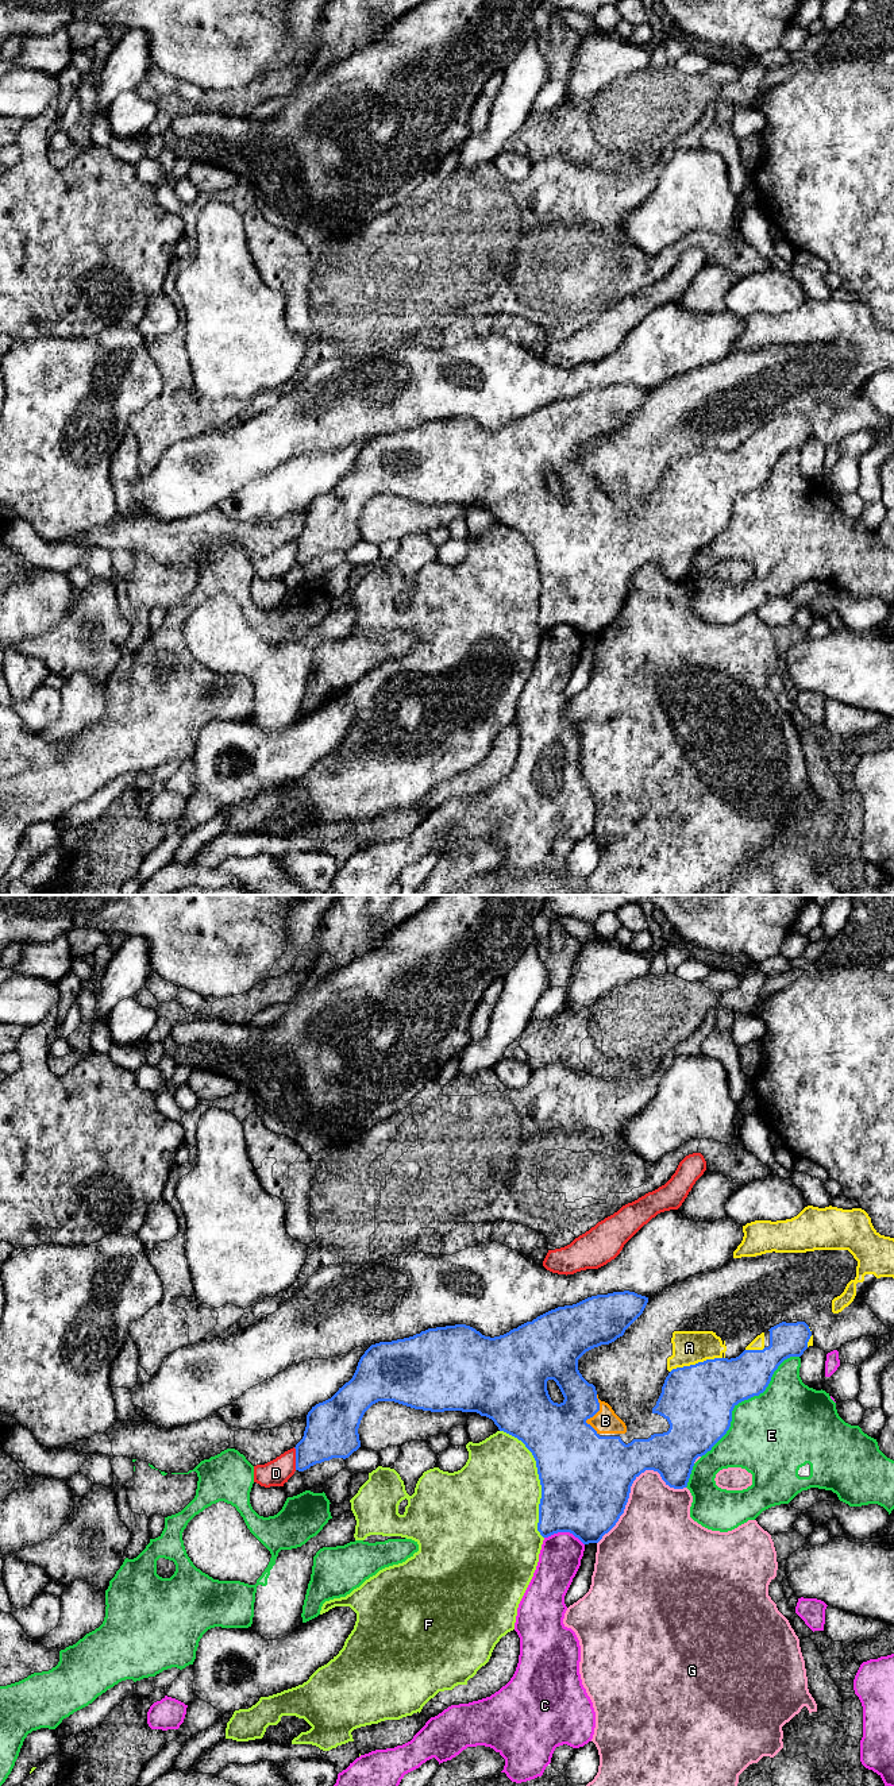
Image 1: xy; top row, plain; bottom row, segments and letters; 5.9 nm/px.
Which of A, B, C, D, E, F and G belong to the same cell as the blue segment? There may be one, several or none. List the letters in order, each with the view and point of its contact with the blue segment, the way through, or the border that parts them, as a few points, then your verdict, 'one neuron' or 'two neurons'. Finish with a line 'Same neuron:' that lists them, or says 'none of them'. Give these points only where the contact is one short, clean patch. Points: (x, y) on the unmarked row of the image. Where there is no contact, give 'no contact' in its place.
A: contact xy (696, 456); two neurons
B: contact xy (593, 508); way xy (566, 540), (593, 508), (605, 513); one neuron
C: contact xy (565, 624); two neurons
D: contact xy (296, 551); border xy (293, 540), (296, 562); two neurons
E: contact xy (746, 492); two neurons
F: contact xy (539, 571); two neurons
G: contact xy (631, 578); two neurons
Same neuron: B

